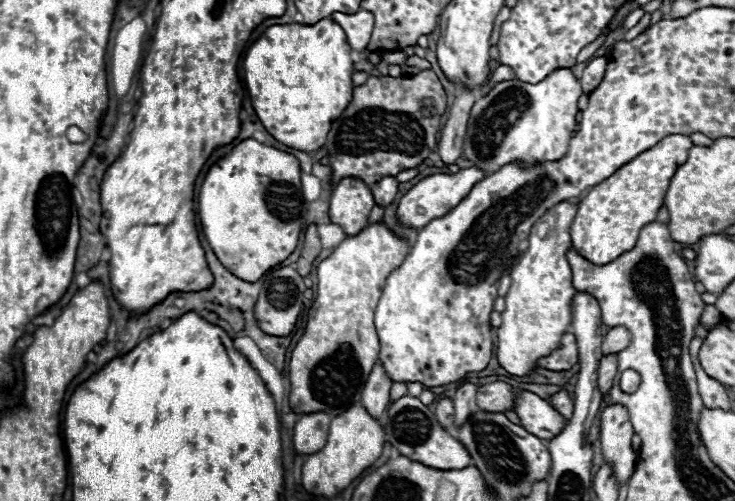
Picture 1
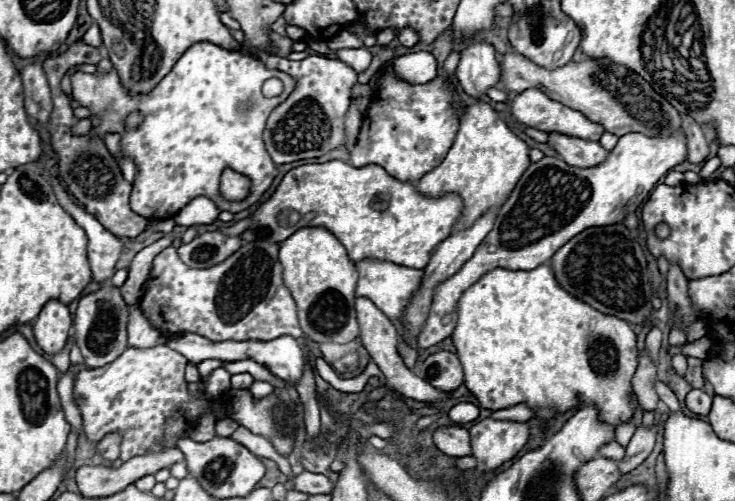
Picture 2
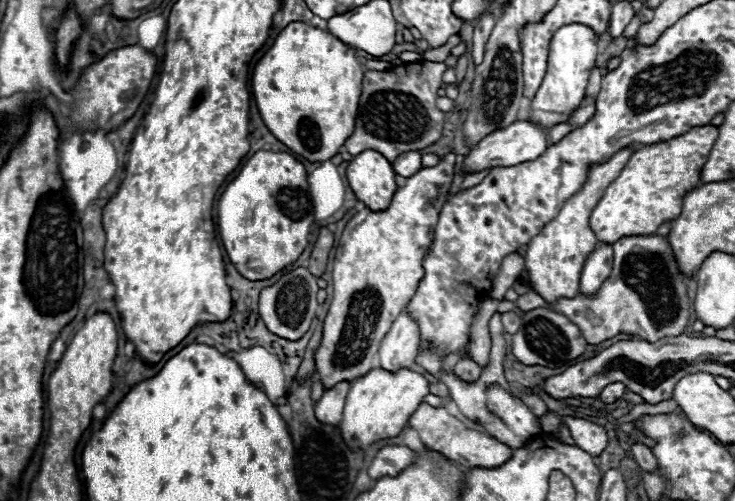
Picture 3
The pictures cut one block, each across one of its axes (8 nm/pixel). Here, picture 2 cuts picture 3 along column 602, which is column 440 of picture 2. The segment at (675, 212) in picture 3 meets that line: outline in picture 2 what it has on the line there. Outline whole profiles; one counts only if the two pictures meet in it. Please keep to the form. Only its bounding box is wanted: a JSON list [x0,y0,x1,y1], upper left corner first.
[242,160,464,268]

